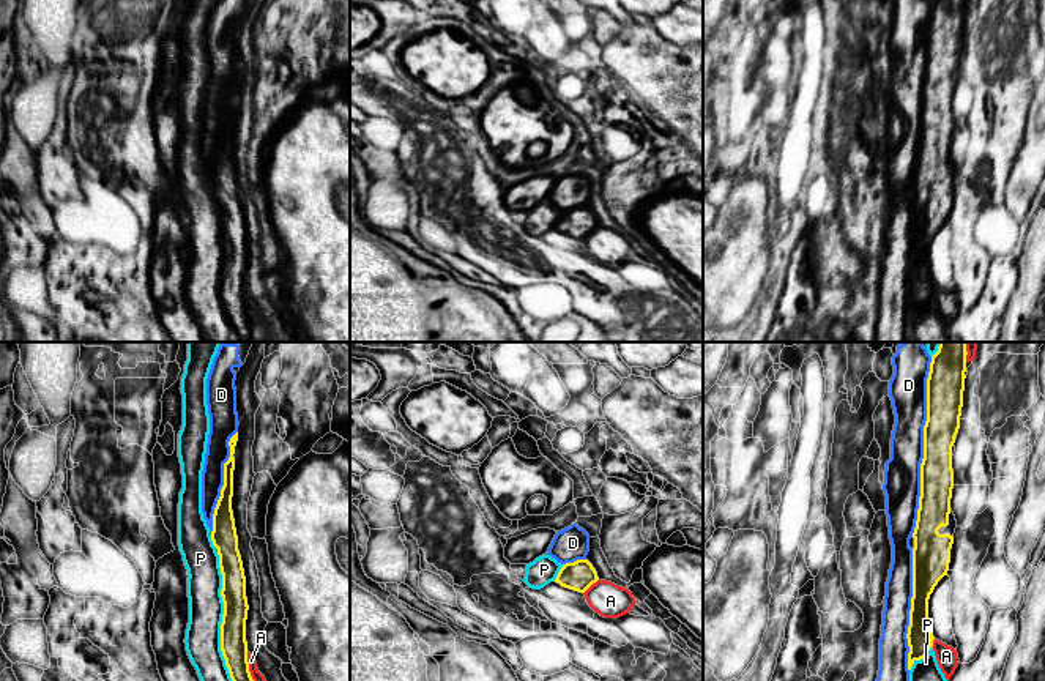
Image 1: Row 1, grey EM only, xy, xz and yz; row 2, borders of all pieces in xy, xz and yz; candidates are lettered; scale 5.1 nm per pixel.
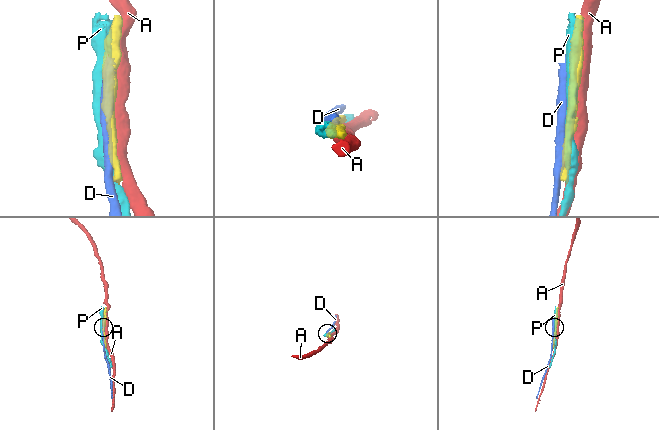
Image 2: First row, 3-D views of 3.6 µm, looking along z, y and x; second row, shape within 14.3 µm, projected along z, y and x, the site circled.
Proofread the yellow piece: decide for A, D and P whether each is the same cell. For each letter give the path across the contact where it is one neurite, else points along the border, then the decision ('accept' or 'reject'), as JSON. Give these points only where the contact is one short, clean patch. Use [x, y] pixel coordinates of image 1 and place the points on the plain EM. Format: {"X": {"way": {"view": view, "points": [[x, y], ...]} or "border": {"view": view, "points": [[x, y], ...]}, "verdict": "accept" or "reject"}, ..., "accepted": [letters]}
{"A": {"verdict": "reject"}, "D": {"verdict": "reject"}, "P": {"verdict": "reject"}, "accepted": []}

